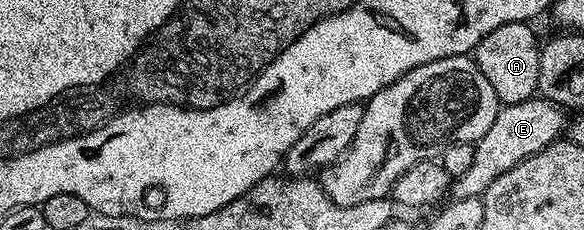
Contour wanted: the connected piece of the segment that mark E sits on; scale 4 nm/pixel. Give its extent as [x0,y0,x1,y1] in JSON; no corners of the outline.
[452,96,566,198]

